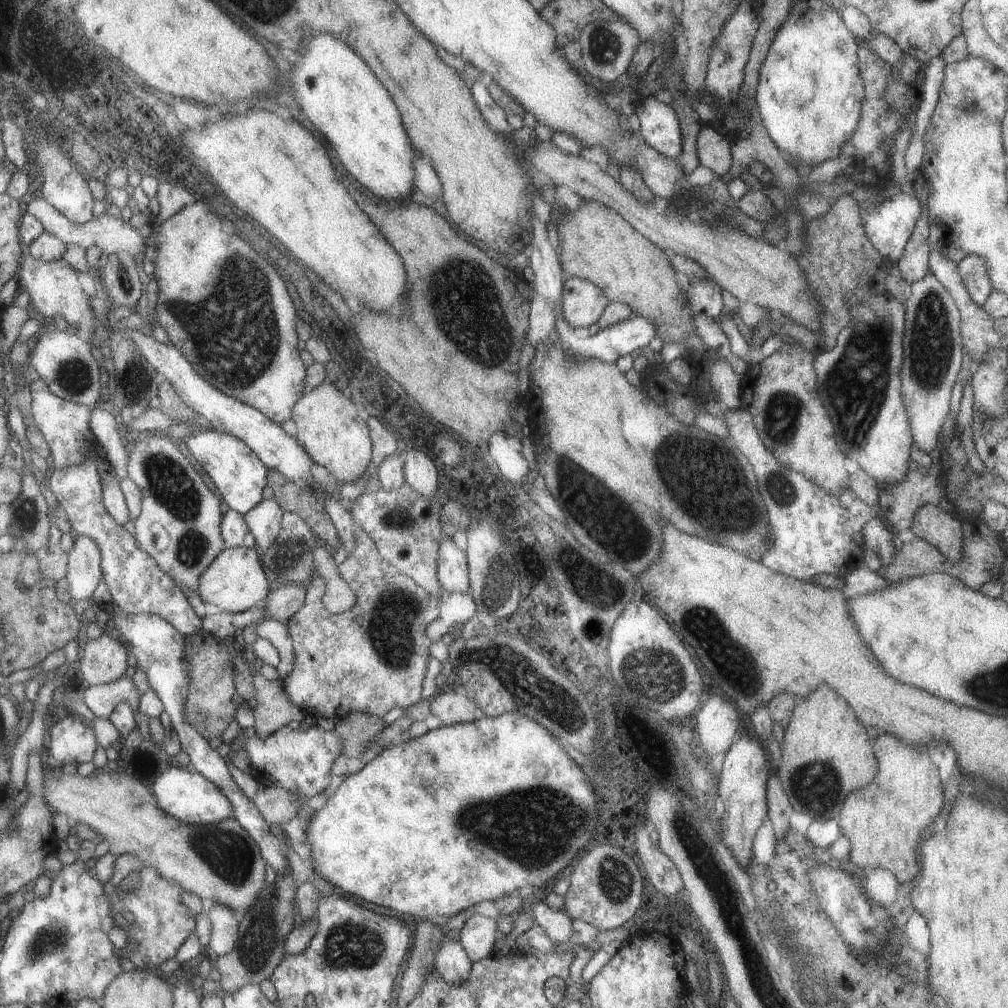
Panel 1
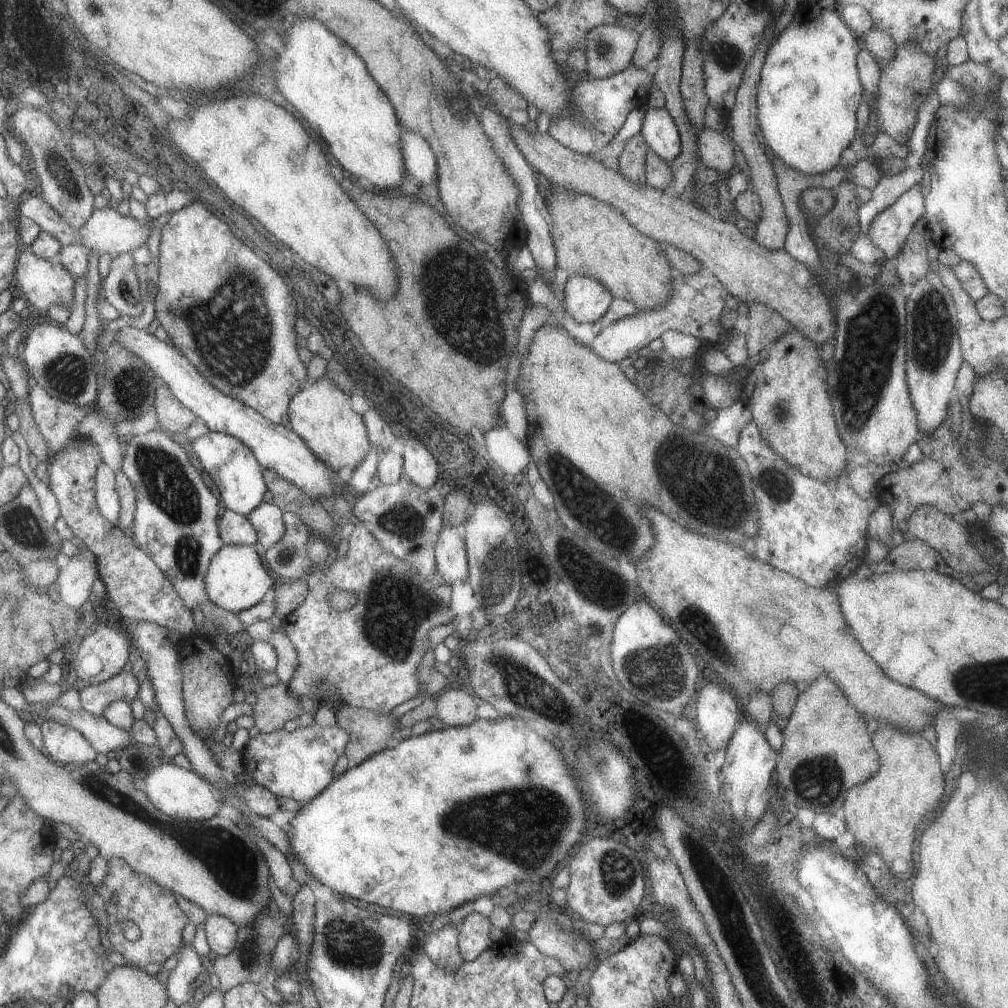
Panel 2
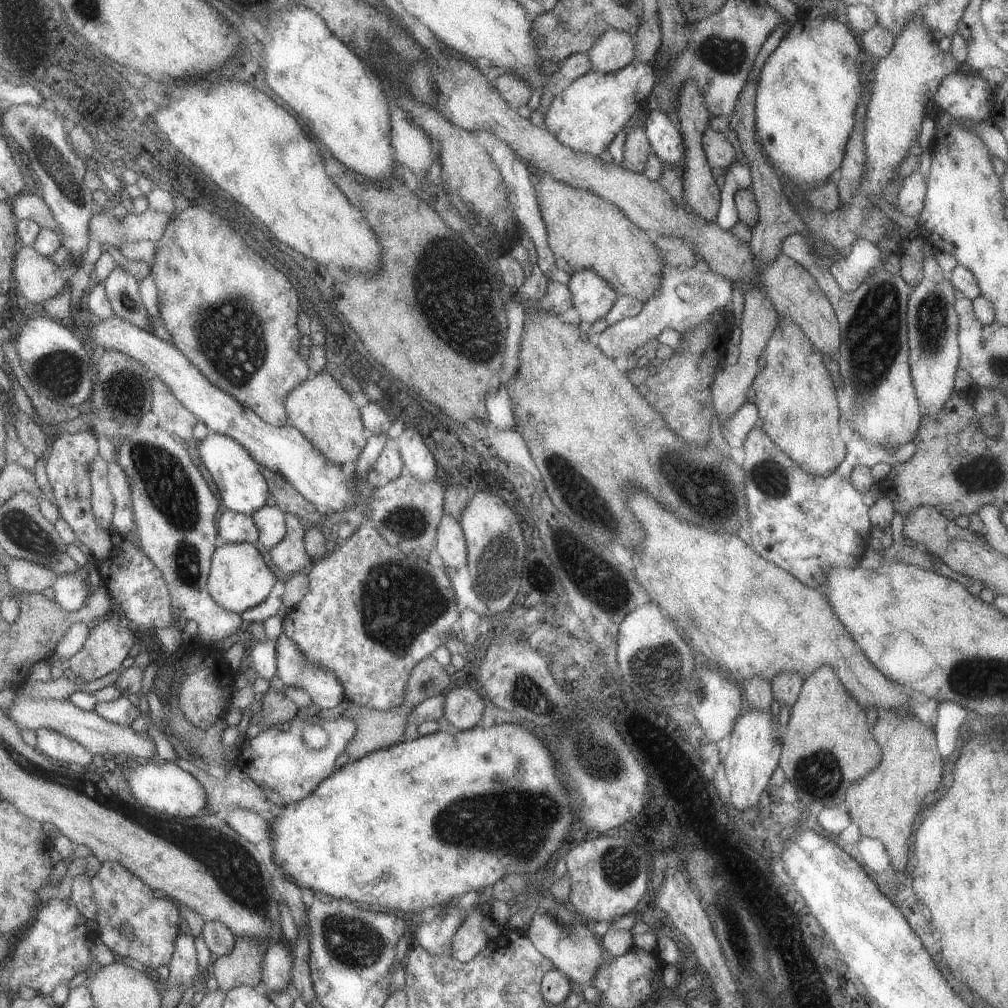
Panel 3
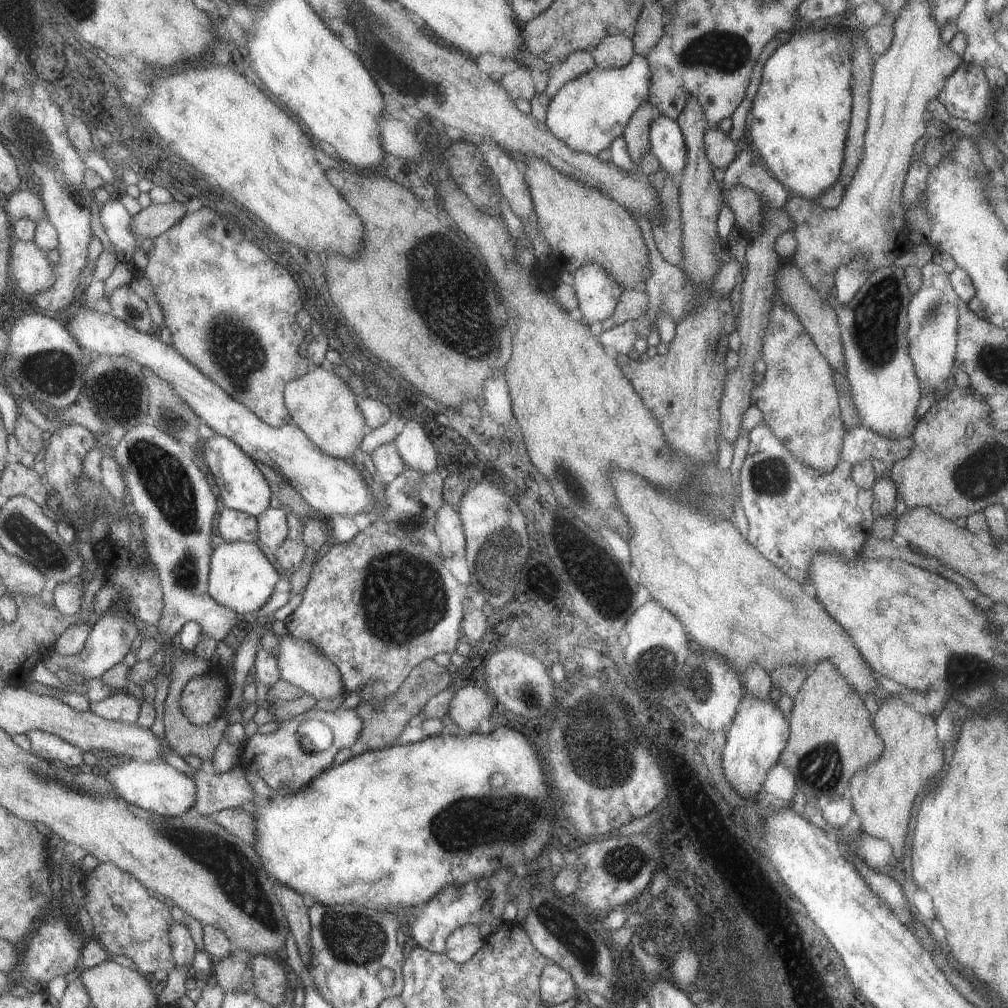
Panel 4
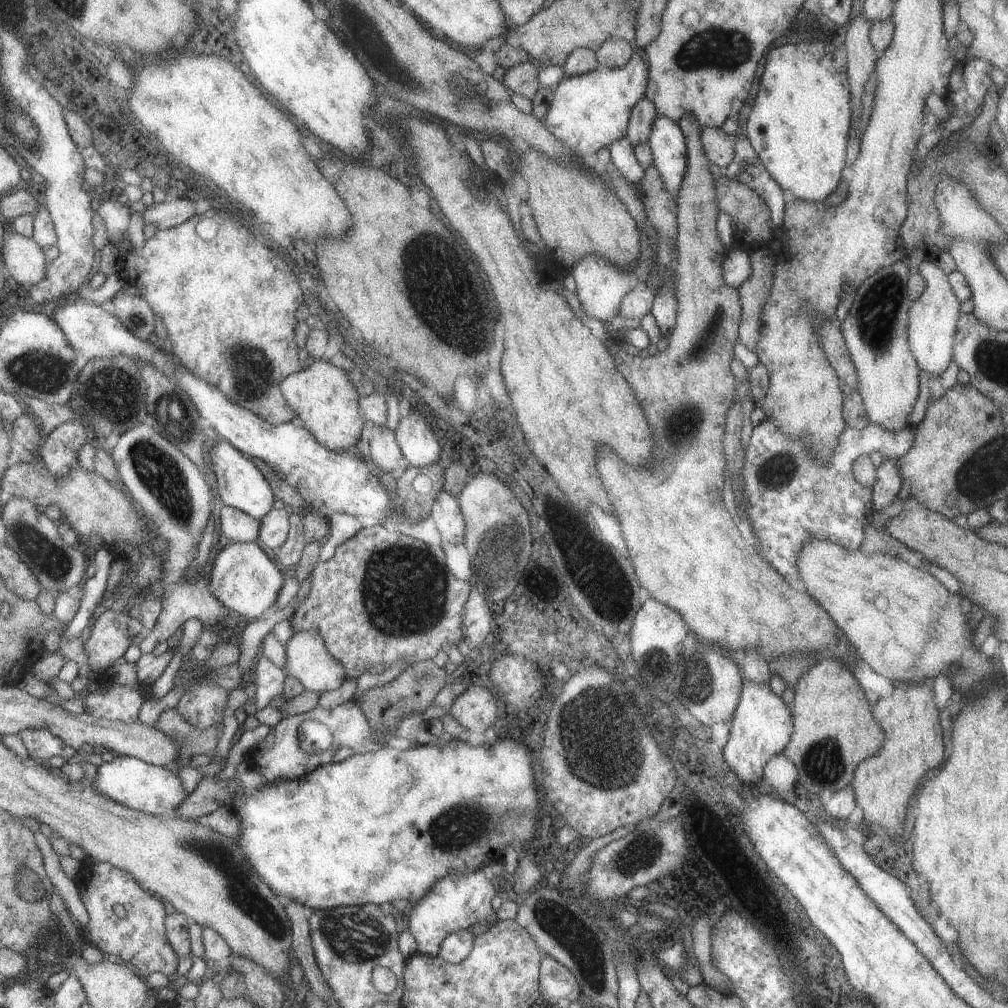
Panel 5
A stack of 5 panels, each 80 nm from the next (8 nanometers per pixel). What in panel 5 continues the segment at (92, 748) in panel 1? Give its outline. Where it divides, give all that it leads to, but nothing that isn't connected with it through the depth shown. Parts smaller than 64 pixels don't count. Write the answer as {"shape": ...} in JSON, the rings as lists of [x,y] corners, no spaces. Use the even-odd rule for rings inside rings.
{"shape":[[[27,729],[20,734],[28,746],[30,756],[47,763],[49,758],[60,756],[66,762],[75,761],[78,750],[69,746],[62,738],[45,729]]]}

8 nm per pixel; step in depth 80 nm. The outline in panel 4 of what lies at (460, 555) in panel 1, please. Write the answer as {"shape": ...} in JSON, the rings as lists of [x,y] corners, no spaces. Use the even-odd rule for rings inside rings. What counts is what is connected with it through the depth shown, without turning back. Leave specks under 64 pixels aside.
{"shape":[[[446,502],[437,510],[435,515],[434,533],[436,534],[443,556],[453,556],[453,554],[463,554],[466,542],[458,512]]]}

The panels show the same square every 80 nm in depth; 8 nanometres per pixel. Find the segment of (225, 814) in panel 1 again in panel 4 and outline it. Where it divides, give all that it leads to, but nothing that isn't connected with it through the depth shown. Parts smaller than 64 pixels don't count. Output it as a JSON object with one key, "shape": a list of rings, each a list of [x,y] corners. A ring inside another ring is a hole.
{"shape":[[[164,760],[125,762],[105,770],[118,795],[131,804],[156,812],[166,817],[183,817],[194,811],[197,802],[198,784],[194,777],[187,776]]]}

